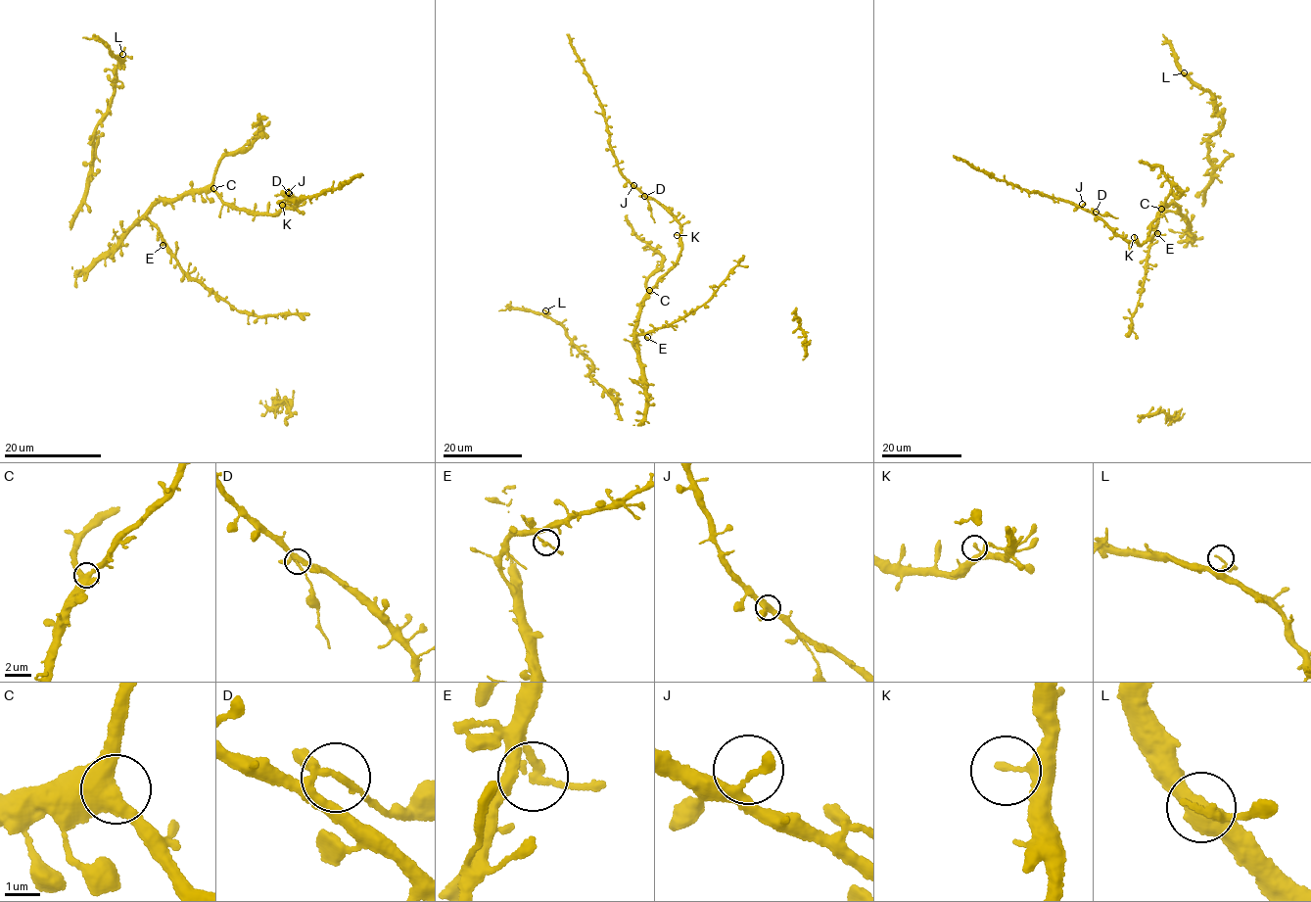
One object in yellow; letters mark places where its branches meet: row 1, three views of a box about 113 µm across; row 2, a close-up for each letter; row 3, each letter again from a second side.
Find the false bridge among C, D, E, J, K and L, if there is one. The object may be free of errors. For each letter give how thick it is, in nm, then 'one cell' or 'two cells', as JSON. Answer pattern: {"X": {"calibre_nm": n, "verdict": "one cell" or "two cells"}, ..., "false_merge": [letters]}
{"C": {"calibre_nm": 460, "verdict": "one cell"}, "D": {"calibre_nm": 180, "verdict": "two cells"}, "E": {"calibre_nm": 220, "verdict": "one cell"}, "J": {"calibre_nm": 240, "verdict": "one cell"}, "K": {"calibre_nm": 200, "verdict": "one cell"}, "L": {"calibre_nm": 170, "verdict": "one cell"}, "false_merge": ["D"]}

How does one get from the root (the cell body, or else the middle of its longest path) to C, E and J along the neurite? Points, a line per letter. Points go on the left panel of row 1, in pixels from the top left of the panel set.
C: (178, 199), (213, 188)
E: (178, 199), (164, 199), (147, 213), (147, 219), (159, 229), (163, 245)
J: (178, 199), (197, 192), (212, 191), (238, 209), (273, 215), (297, 205), (288, 192)

